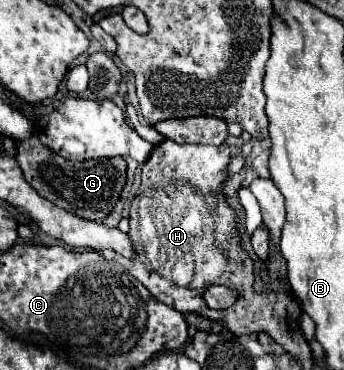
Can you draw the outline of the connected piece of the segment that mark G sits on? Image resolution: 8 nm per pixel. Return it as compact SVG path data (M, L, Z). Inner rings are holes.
M37 137L17 143L17 163L25 169L27 183L45 199L55 203L57 207L71 211L77 217L101 221L105 219L115 203L127 181L127 163L123 157L113 159L89 159L89 161L69 161L57 155L53 149L45 147Z

